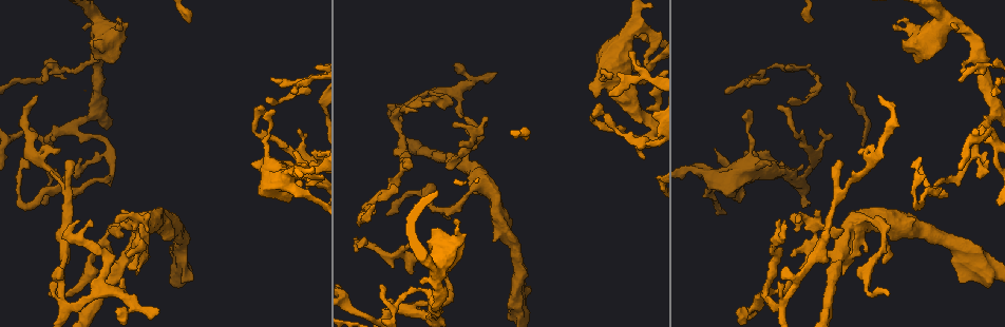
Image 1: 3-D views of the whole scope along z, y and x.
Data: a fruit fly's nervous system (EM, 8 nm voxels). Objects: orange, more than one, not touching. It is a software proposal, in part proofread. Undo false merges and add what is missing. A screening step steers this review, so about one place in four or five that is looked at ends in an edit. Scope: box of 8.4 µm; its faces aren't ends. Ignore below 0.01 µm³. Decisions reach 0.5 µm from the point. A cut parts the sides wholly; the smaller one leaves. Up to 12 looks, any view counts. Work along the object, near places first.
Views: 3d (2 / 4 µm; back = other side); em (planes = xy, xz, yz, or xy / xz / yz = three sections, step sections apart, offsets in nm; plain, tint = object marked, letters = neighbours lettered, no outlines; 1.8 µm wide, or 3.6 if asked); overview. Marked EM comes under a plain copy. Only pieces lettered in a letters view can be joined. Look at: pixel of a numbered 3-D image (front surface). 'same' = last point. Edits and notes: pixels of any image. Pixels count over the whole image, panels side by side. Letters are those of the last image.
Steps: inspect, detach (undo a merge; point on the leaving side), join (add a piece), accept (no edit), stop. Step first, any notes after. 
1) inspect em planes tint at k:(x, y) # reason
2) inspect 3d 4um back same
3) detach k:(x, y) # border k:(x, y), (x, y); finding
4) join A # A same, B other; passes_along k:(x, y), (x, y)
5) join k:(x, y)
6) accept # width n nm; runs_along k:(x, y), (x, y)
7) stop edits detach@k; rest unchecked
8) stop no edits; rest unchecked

inspect em xy step 4 letters at 1:(839, 163) # thin end

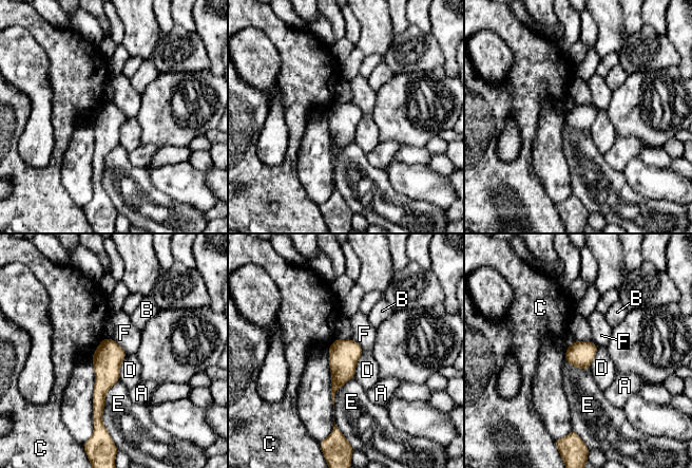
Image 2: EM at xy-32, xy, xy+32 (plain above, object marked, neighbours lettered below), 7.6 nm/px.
accept # A other, B other, C other, D other, E other, F other; runs_along 2:(109, 340), (99, 414); none of them fits

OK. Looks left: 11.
inspect em planes letters at 1:(375, 205) # an open end

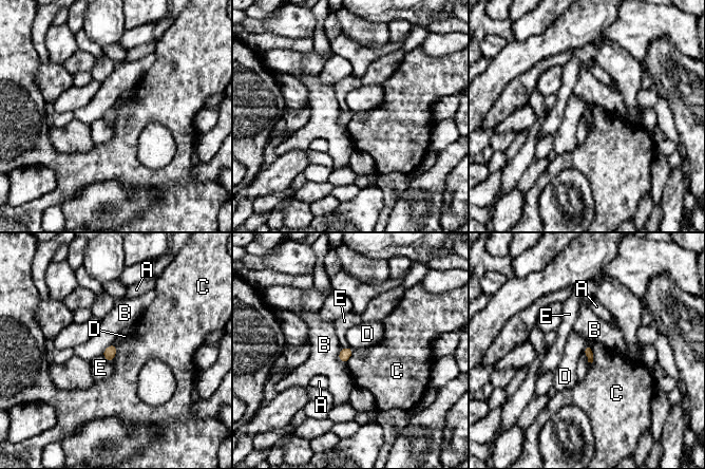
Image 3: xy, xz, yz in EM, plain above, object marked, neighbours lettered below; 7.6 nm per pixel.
accept # longest_contact C 160 nm; A other, B other, C other, D other, E other; no lettered piece goes on from it

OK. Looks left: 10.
inspect em 3.6um yz step 4 tint at 1:(116, 33) # calibre changes

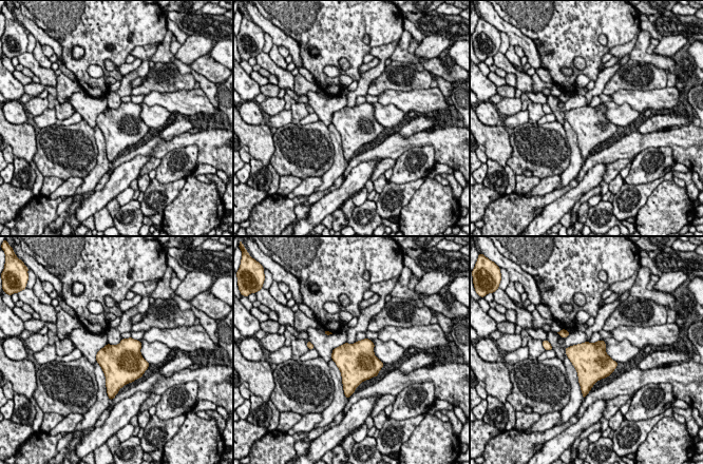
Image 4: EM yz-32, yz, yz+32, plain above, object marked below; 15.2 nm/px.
inspect em 3.6um yz step 4 letters same

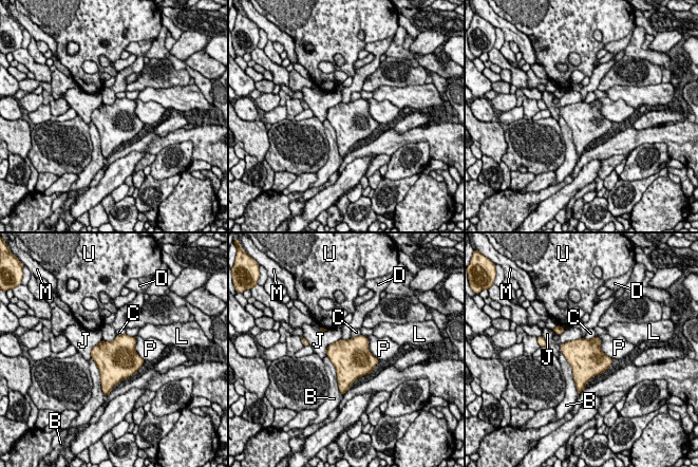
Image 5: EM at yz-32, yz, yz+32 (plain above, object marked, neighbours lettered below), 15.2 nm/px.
accept # B other, C other, D other, J other, L other, M other, P other, U other; continuous, no second neuron

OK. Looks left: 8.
inspect em planes letters at 1:(125, 256) # three arms meet

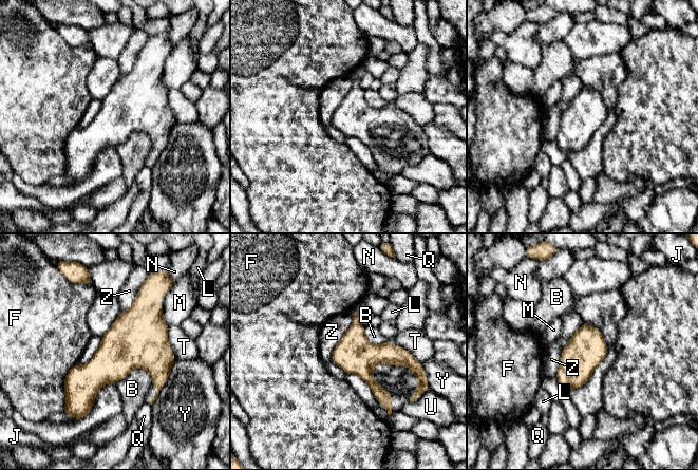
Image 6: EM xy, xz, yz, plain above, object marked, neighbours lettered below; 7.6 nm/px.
accept # B other, F other, J other, L other, M other, N other, Q other, T other, U other, Y other, Z other; border 6:(582, 323), (562, 350), (555, 376); one neuron here

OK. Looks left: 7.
inspect em xy step 4 tint at 1:(156, 309) # an open end

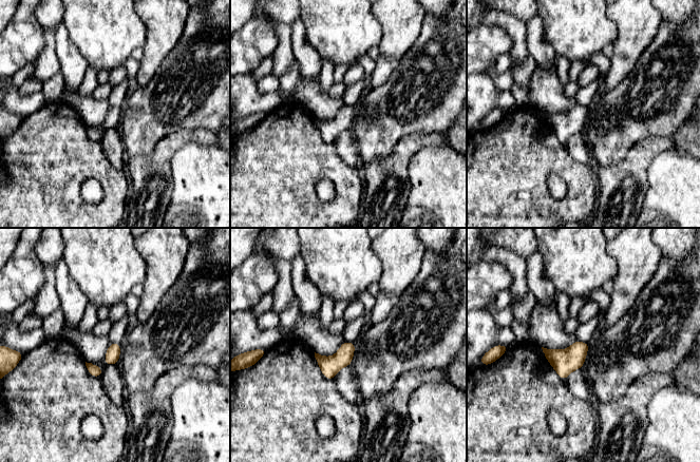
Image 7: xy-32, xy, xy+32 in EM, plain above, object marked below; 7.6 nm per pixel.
inspect em planes letters same # cut it another way

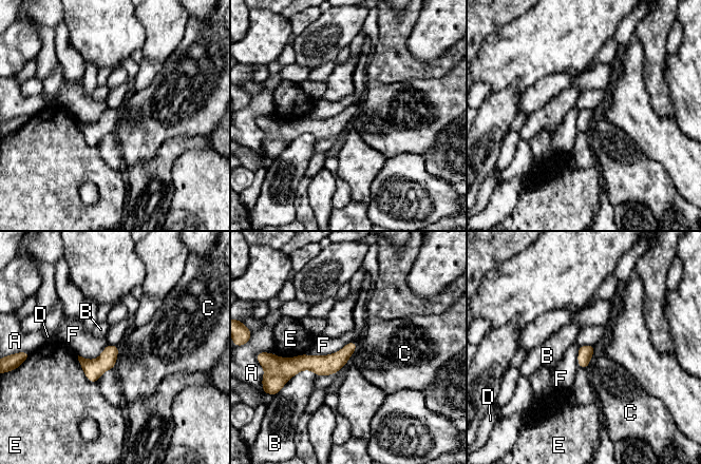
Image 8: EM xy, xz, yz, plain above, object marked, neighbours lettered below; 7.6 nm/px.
accept # width 110 nm; A other, B other, C other, D other, E other, F other; border 8:(118, 346), (116, 362), (112, 368); no lettered piece goes on from it

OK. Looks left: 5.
stop no edits; rest unchecked

